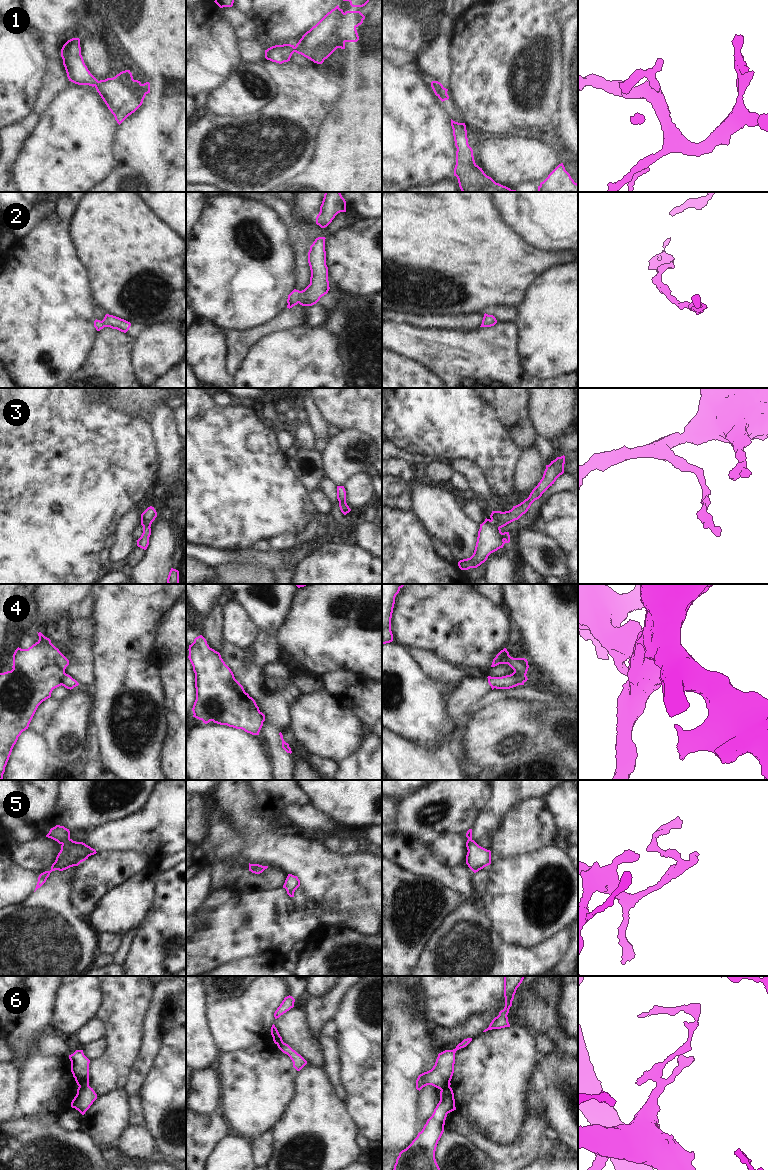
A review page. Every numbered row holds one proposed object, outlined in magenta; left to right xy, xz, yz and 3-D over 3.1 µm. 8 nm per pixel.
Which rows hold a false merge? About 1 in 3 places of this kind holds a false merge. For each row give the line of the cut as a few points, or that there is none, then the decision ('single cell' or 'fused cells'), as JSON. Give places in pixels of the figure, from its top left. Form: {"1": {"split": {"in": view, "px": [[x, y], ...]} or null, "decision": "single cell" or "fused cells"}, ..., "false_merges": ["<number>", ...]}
{"1": {"split": null, "decision": "single cell"}, "2": {"split": null, "decision": "single cell"}, "3": {"split": null, "decision": "single cell"}, "4": {"split": {"in": "yz", "px": [[512, 673], [519, 676], [523, 683]]}, "decision": "fused cells"}, "5": {"split": null, "decision": "single cell"}, "6": {"split": {"in": "xy", "px": [[88, 1084], [79, 1087]]}, "decision": "fused cells"}, "false_merges": ["4", "6"]}

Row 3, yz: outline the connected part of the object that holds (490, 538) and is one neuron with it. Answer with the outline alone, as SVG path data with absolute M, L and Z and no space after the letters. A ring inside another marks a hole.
M565 456L557 457L546 465L543 477L538 485L532 490L529 497L520 504L513 506L509 511L492 511L490 518L480 524L477 542L473 555L470 558L460 560L458 566L461 570L477 568L484 563L488 556L503 548L505 543L510 542L509 532L501 532L501 528L518 520L530 508L531 504L539 499L542 494L554 484L556 479L564 473Z

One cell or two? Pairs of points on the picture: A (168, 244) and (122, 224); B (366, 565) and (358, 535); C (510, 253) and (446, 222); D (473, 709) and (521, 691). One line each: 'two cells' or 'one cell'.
A: one cell
B: two cells
C: one cell
D: one cell

